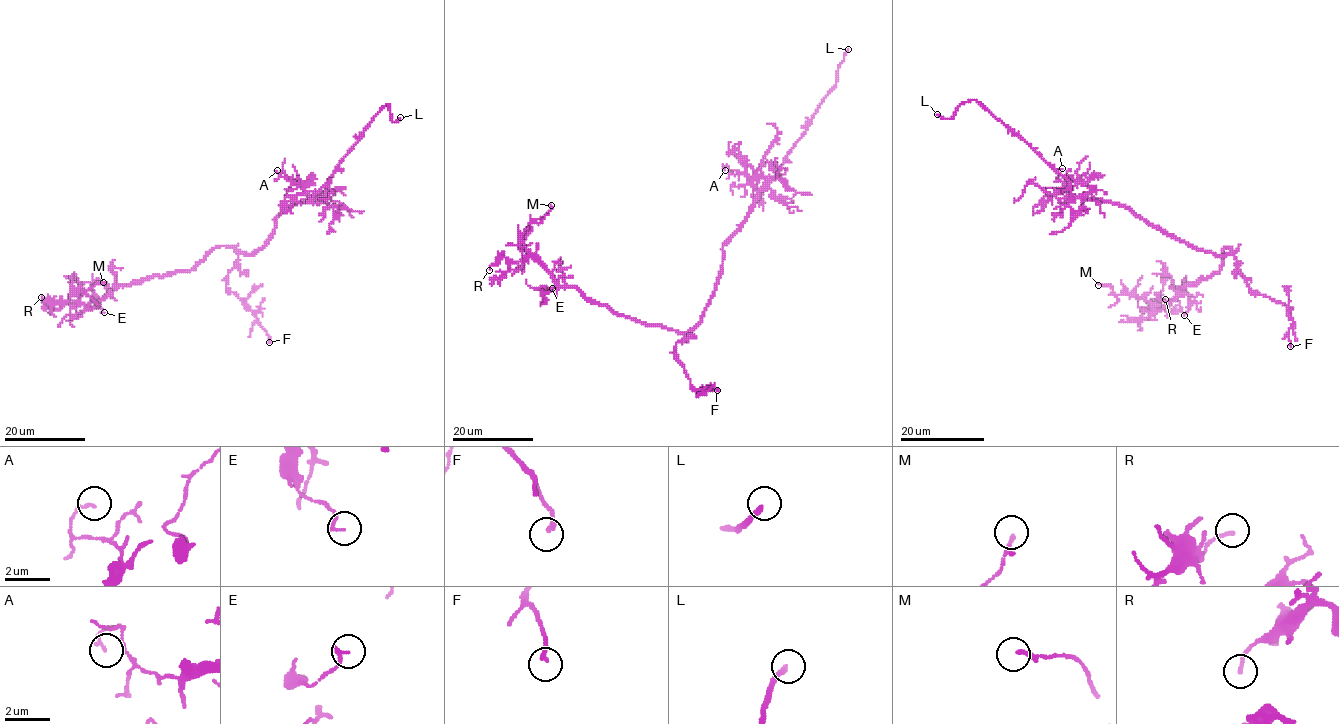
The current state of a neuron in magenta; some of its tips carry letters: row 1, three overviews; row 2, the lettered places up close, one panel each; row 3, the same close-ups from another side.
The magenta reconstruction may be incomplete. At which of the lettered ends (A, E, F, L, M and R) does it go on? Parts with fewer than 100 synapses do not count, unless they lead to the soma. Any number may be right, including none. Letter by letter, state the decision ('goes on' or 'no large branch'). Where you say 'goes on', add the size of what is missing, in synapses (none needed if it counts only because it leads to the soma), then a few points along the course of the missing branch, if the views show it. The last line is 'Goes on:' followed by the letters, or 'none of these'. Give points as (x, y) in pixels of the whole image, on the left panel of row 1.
A: no large branch
E: no large branch
F: no large branch
L: goes on; missing branch runs (400, 117), (417, 158), (395, 120), (351, 93), (340, 82), (308, 67)
M: no large branch
R: no large branch
Goes on: L

